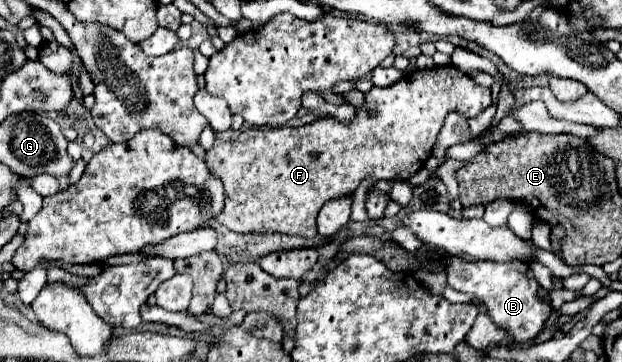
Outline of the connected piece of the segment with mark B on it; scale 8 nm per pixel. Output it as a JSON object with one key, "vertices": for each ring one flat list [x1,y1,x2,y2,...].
{"vertices":[[446,257,444,263,446,283,462,293,470,293,480,297,486,307,488,315,496,323,498,329,506,331,508,337,516,341,530,341,534,339,544,323,552,313,552,303,542,299,538,289,538,281,528,263,498,263,498,261,464,261,460,257]]}

